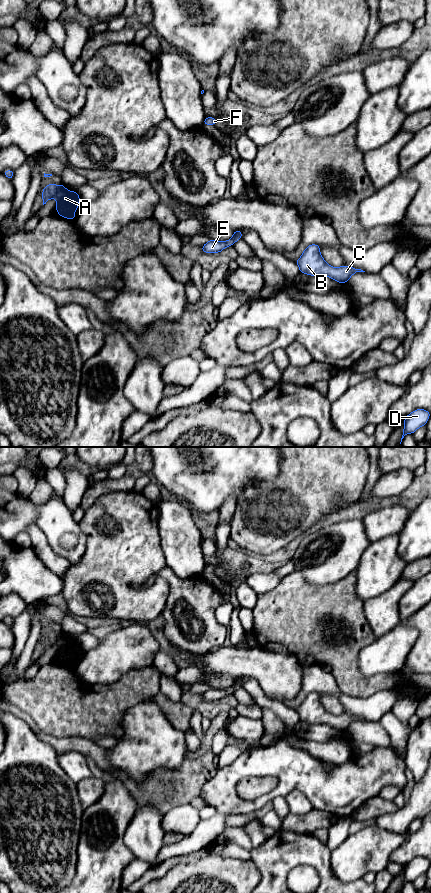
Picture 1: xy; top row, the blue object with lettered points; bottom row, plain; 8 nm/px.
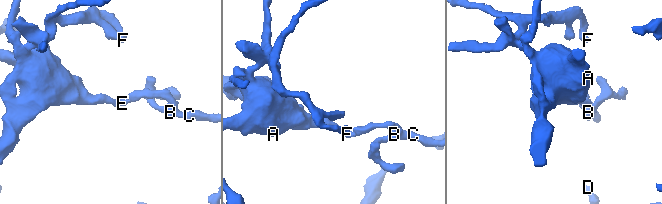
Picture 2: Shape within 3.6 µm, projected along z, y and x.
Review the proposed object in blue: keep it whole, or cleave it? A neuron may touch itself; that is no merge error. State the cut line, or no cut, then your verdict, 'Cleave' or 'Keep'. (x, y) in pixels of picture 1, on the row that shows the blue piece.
No split. Keep

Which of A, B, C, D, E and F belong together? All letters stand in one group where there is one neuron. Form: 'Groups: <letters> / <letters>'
Groups: A B C D E F

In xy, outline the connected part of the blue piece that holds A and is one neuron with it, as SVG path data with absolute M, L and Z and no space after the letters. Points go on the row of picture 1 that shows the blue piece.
M48 184L43 188L43 193L41 195L43 199L43 205L49 199L56 198L56 211L63 217L74 221L75 219L75 210L79 207L80 197L77 192L67 191L66 186L63 184Z

